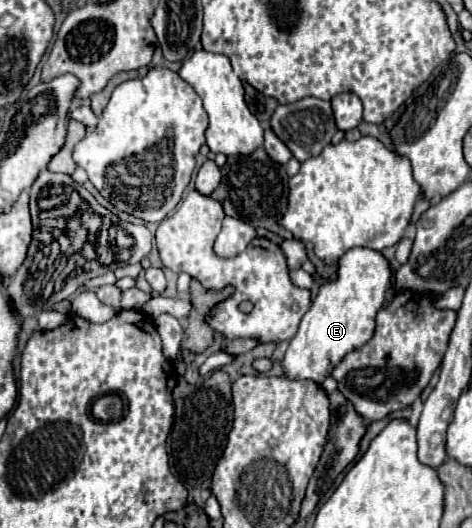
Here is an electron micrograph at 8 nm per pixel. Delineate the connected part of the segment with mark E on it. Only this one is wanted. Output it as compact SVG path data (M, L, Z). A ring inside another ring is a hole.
M354 247L346 251L338 259L336 279L320 285L312 307L302 317L298 333L290 341L290 347L282 359L286 377L322 383L346 353L360 349L372 337L374 317L384 303L390 277L390 263L380 251L368 247Z

